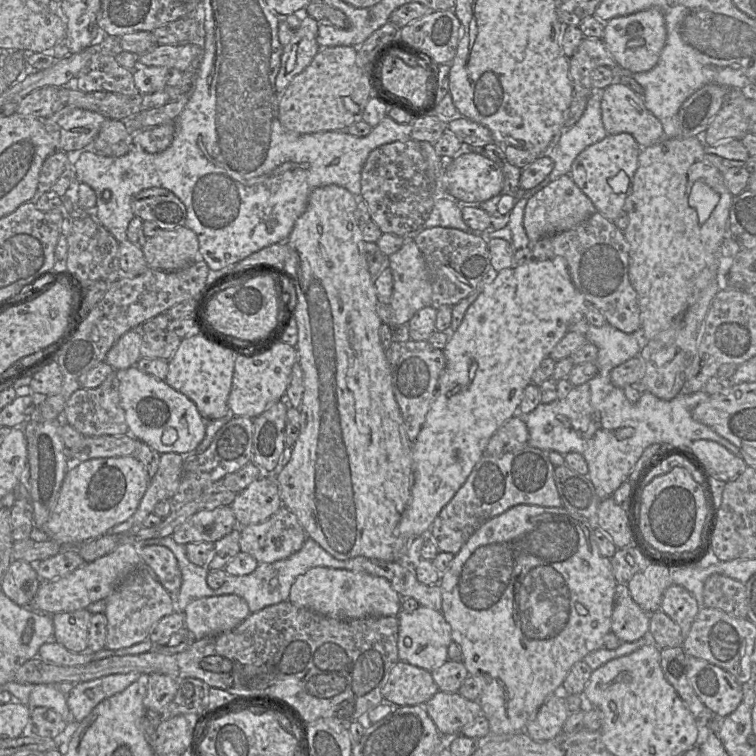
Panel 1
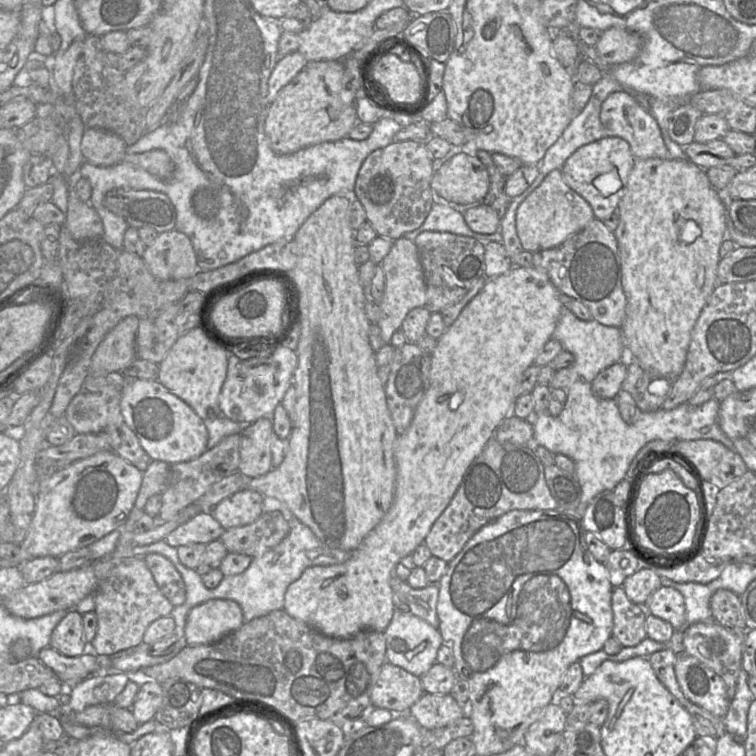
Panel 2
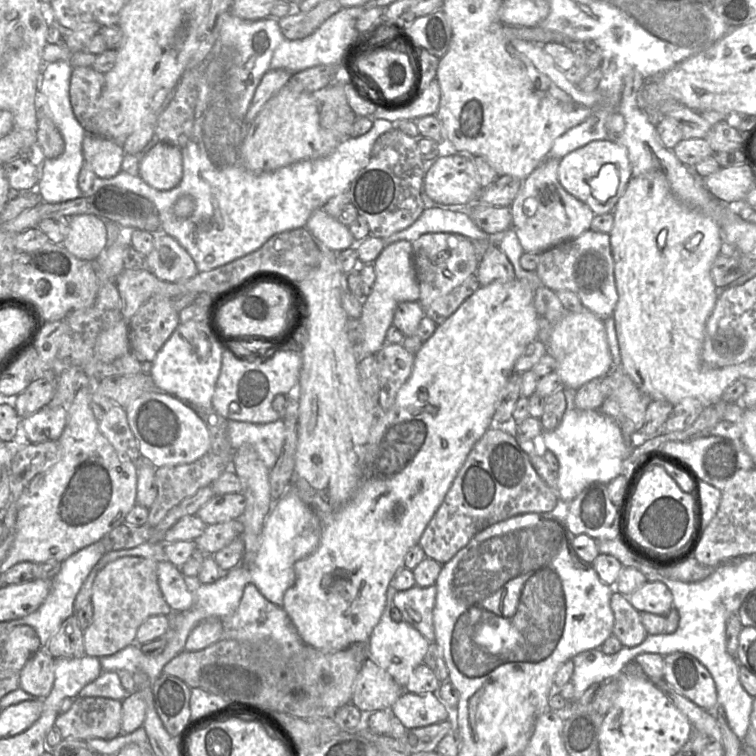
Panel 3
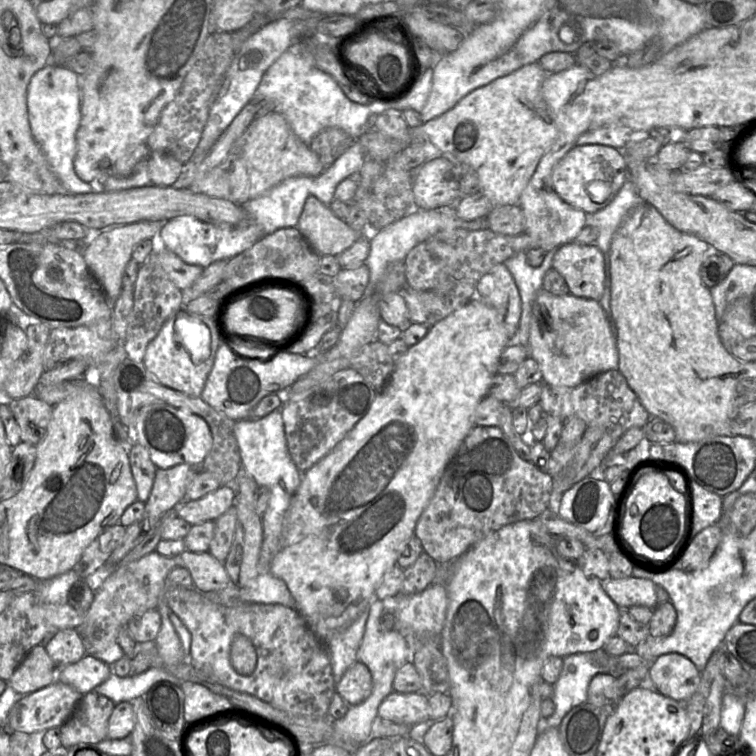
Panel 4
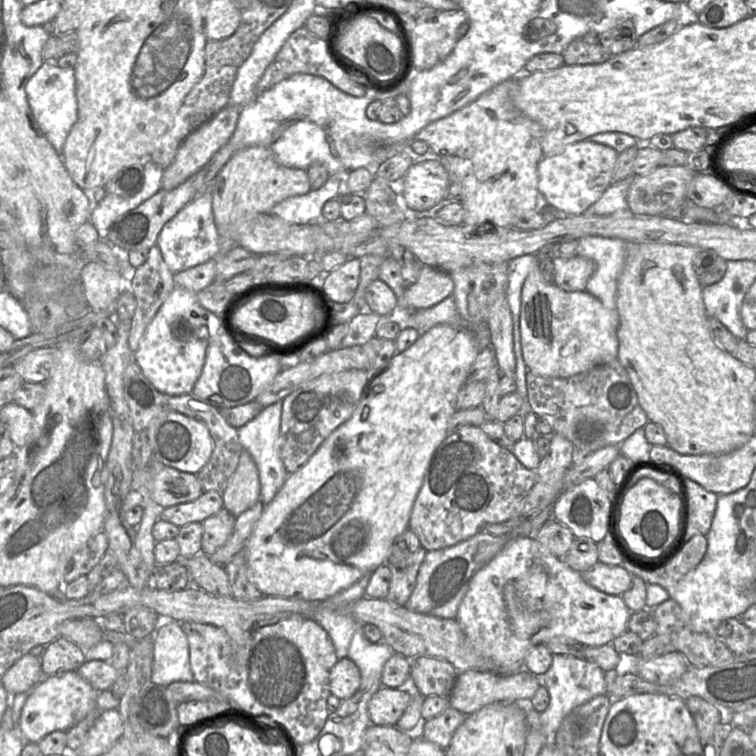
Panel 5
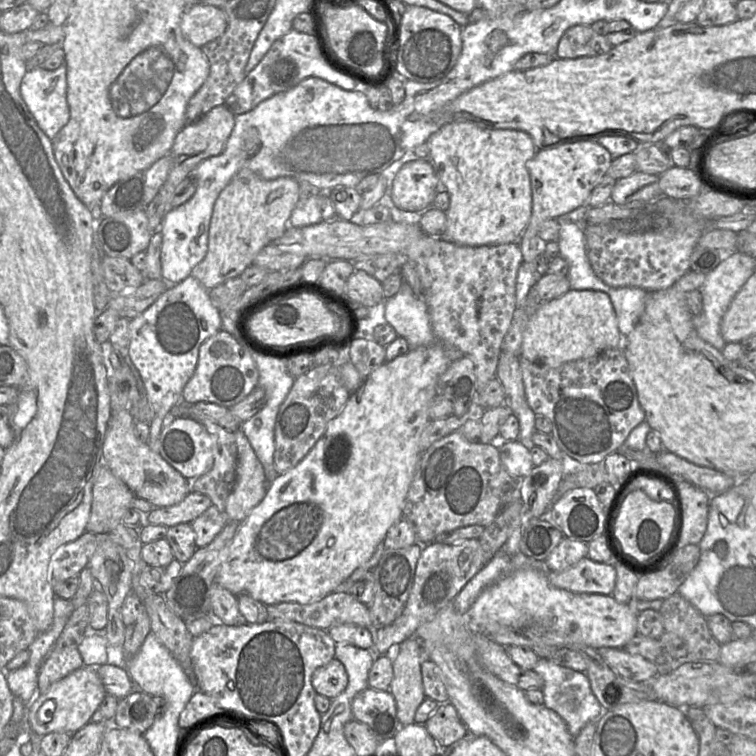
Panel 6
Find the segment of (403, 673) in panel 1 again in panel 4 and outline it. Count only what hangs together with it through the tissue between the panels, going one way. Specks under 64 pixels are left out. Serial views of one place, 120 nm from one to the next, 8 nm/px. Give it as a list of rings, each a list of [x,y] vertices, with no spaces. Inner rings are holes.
[[[358,660],[351,665],[336,684],[336,692],[350,705],[358,705],[372,693],[372,675]]]

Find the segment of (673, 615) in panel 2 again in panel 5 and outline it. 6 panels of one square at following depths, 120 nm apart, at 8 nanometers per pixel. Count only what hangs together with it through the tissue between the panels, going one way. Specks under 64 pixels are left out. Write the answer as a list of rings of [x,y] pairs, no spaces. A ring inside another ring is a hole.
[[[597,562],[581,574],[586,583],[609,595],[621,596],[632,585],[632,575],[621,565],[611,566]]]

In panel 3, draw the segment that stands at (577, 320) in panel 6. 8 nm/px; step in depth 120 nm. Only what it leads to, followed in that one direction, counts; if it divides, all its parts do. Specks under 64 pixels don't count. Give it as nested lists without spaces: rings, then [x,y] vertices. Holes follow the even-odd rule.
[[[590,311],[570,312],[553,328],[546,345],[547,354],[557,363],[556,373],[563,388],[578,390],[589,381],[608,375],[613,366],[604,320]]]

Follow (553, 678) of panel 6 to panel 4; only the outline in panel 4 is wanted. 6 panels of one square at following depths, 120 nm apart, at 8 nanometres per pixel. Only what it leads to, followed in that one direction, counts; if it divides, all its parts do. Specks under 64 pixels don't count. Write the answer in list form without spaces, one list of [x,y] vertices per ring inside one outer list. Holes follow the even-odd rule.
[[[593,652],[575,653],[563,657],[563,668],[553,684],[554,713],[539,721],[538,735],[549,728],[559,728],[565,715],[574,707],[588,700],[588,687],[598,674],[609,674],[605,666],[593,662]]]

